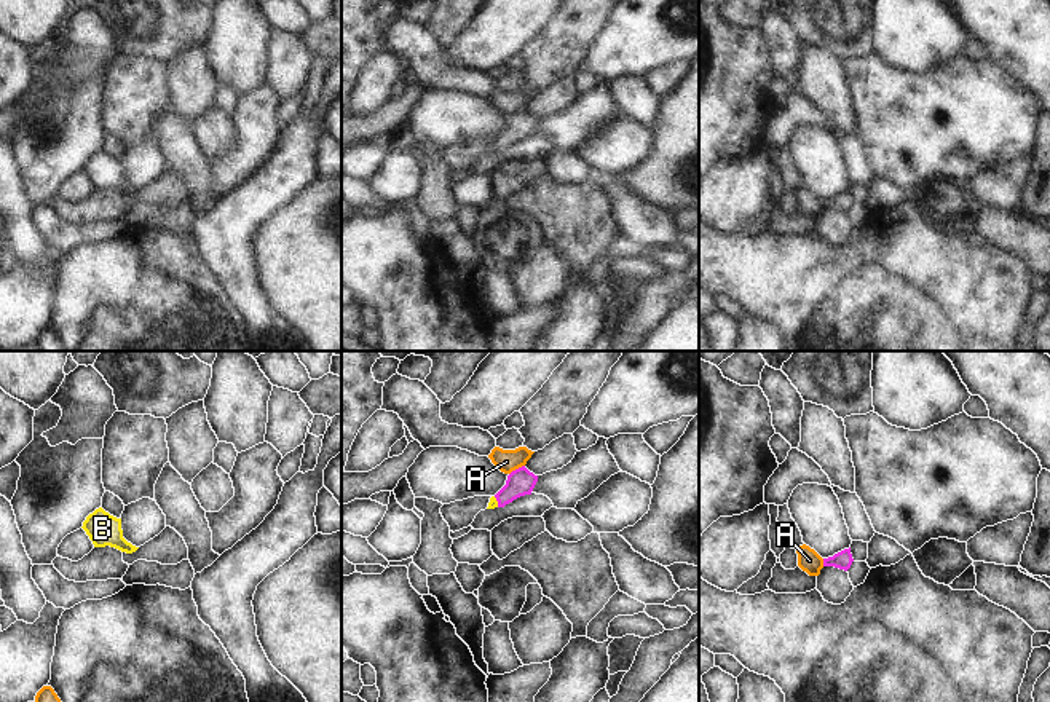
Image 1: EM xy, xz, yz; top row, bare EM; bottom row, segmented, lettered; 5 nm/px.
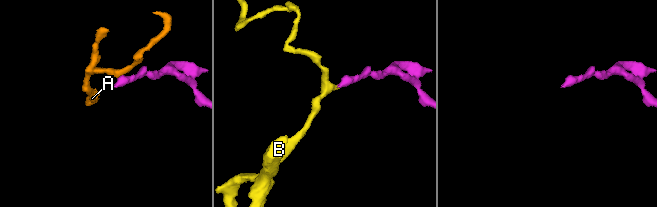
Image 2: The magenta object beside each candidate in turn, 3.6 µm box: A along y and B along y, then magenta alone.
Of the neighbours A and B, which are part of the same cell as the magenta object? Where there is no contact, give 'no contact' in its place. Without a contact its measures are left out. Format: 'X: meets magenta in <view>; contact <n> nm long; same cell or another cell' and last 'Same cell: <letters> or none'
A: meets magenta in xz; contact 90 nm long; another cell
B: meets magenta in xz; contact 60 nm long; same cell
Same cell: B

